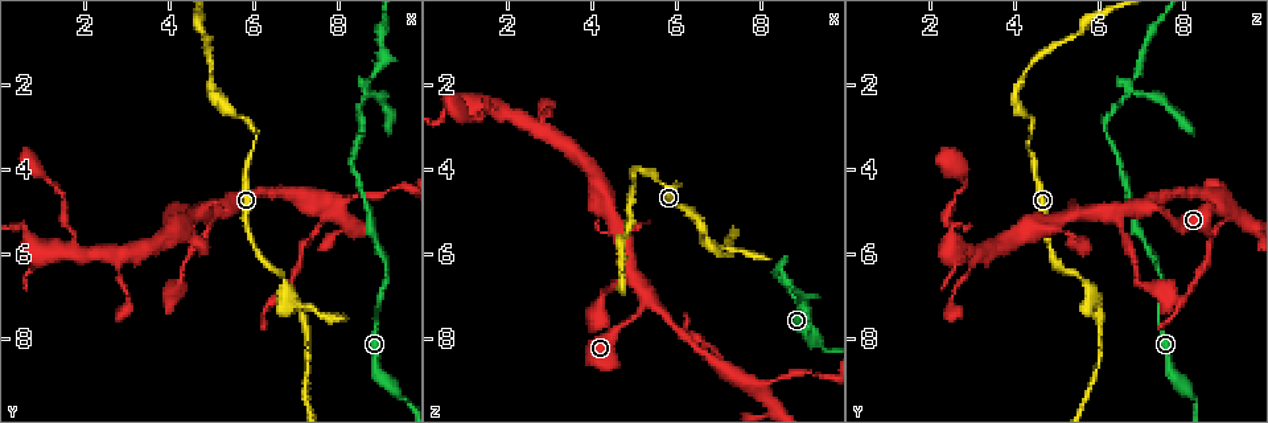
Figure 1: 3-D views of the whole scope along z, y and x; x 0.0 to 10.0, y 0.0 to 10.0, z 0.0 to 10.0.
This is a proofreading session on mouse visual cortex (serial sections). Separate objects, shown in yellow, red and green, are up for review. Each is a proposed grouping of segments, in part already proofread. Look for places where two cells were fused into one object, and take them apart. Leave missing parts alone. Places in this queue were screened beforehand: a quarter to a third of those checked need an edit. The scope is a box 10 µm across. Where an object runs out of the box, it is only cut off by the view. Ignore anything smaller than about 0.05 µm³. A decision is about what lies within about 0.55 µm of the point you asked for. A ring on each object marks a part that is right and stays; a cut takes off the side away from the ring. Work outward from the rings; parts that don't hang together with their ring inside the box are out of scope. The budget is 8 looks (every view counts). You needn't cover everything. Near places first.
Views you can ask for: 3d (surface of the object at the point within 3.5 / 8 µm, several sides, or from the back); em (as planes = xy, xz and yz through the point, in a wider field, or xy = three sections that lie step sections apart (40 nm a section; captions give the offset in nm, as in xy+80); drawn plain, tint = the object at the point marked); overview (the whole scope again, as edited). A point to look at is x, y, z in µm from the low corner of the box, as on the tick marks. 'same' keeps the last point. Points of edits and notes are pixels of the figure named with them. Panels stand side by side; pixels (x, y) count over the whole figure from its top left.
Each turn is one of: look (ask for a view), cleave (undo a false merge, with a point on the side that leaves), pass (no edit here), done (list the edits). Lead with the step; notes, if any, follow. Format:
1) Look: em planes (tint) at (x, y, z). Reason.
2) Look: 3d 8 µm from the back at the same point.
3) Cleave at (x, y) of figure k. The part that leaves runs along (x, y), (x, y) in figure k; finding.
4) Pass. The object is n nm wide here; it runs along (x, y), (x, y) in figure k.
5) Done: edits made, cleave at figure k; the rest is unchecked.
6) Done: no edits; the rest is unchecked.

Look: 3d 3.5 µm at (7.25, 7.55, 6.10).

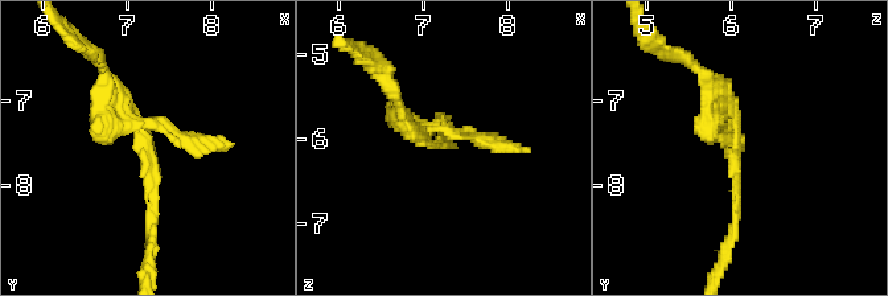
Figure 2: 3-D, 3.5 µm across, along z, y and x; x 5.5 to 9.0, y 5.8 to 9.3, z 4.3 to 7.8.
Look: em xy step 2 (tint) at (7.15, 7.50, 6.05). Now the EM.

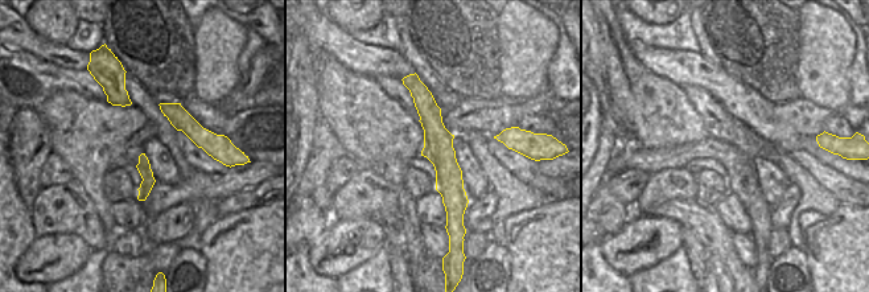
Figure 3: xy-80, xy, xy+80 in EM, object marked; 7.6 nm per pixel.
Look: em planes (tint) at the same point. Another direction.

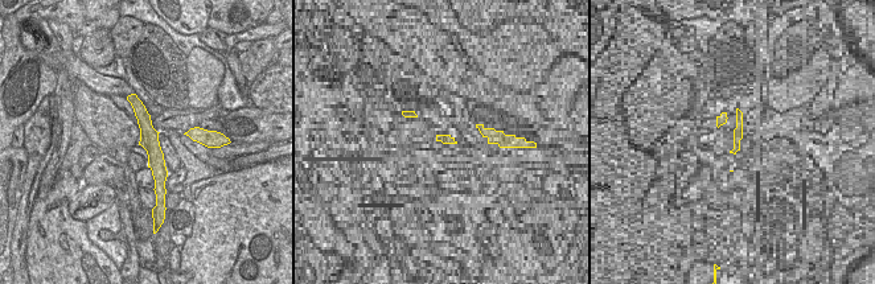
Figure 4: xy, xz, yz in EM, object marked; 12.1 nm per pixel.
Cleave at (176, 136) of figure 2. Two cells meet here.

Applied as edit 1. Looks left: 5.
Look: 3d 3.5 µm at (6.05, 3.20, 4.35). Sharp bend.

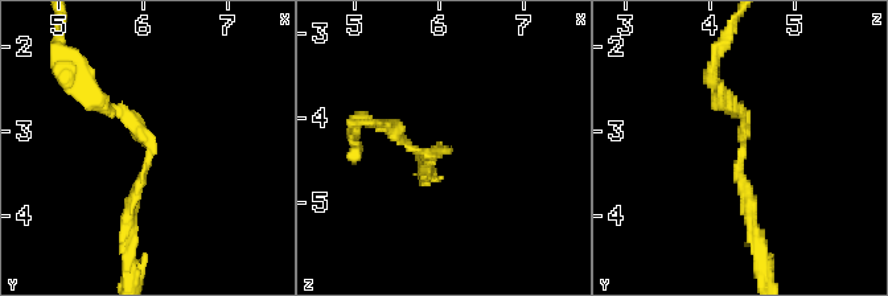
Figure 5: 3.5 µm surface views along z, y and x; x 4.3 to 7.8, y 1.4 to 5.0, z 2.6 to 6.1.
Look: em xy step 2 (tint) at (6.05, 3.20, 4.40). The arms are 150, 150 nm wide.

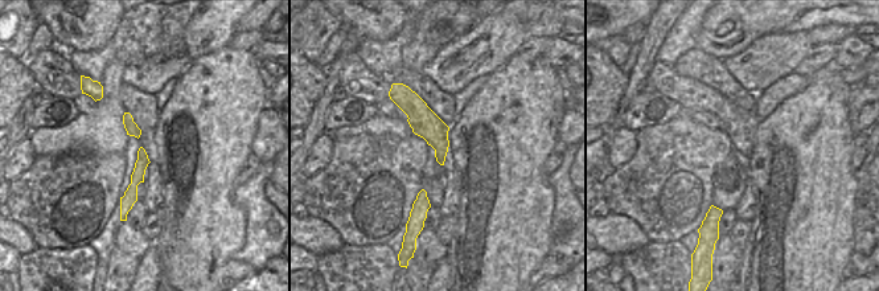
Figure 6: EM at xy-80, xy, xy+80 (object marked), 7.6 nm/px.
Pass. One cell here.

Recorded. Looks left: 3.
Look: overview.

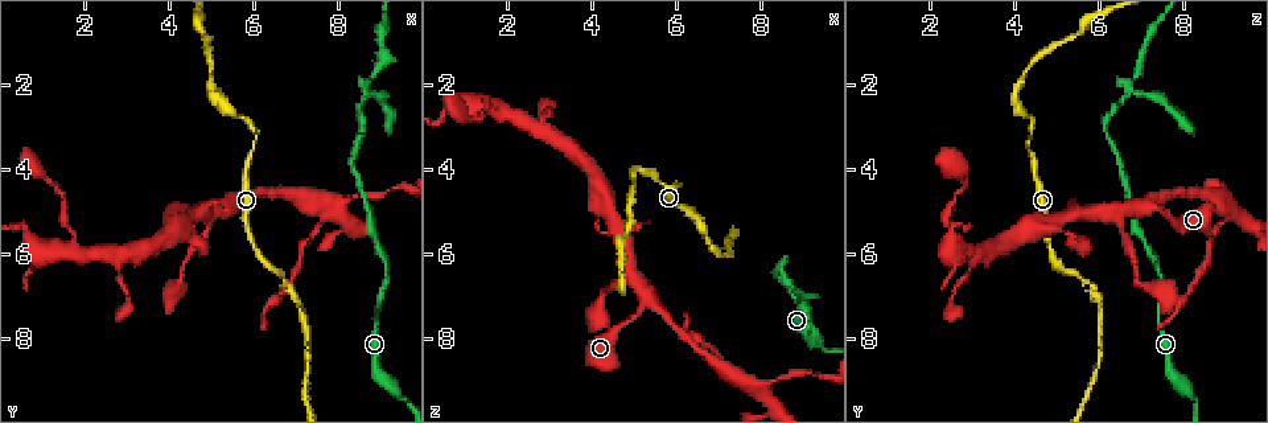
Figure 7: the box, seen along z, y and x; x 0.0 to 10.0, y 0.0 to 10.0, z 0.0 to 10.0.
Look: 3d 3.5 µm at (8.60, 2.20, 6.80). Three arms meet.

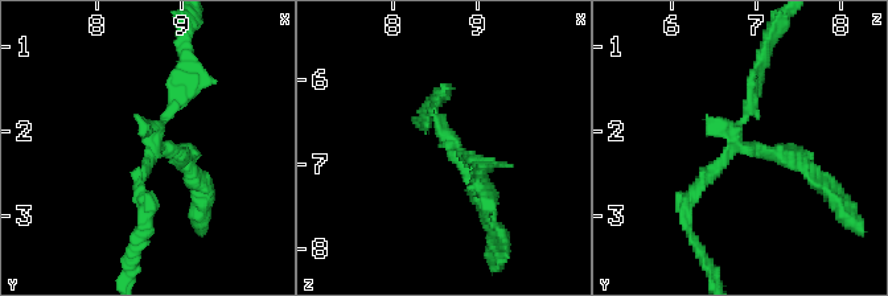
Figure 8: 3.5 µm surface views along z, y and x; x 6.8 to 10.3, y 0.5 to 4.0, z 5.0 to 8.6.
Look: em planes (tint) at (8.65, 2.20, 6.75). 3 arms meet here; the arms are 150, 150, 200 nm wide.

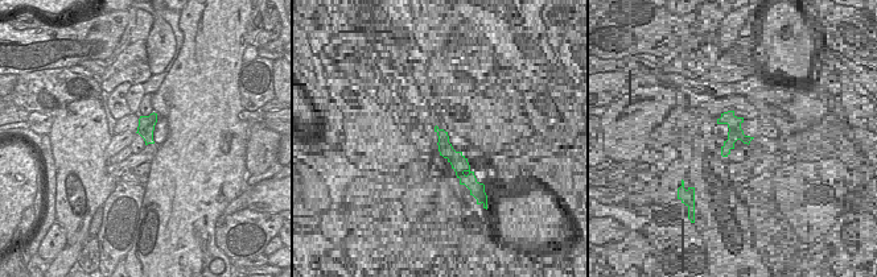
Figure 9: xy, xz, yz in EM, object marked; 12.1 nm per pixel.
Cleave at (782, 152) of figure 8. The part that leaves runs along (741, 146), (796, 155), (839, 202) in figure 8; a second cell is stuck on.

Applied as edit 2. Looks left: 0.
Done: edits made, cleave at figure 2, cleave at figure 8; the rest is unchecked.

